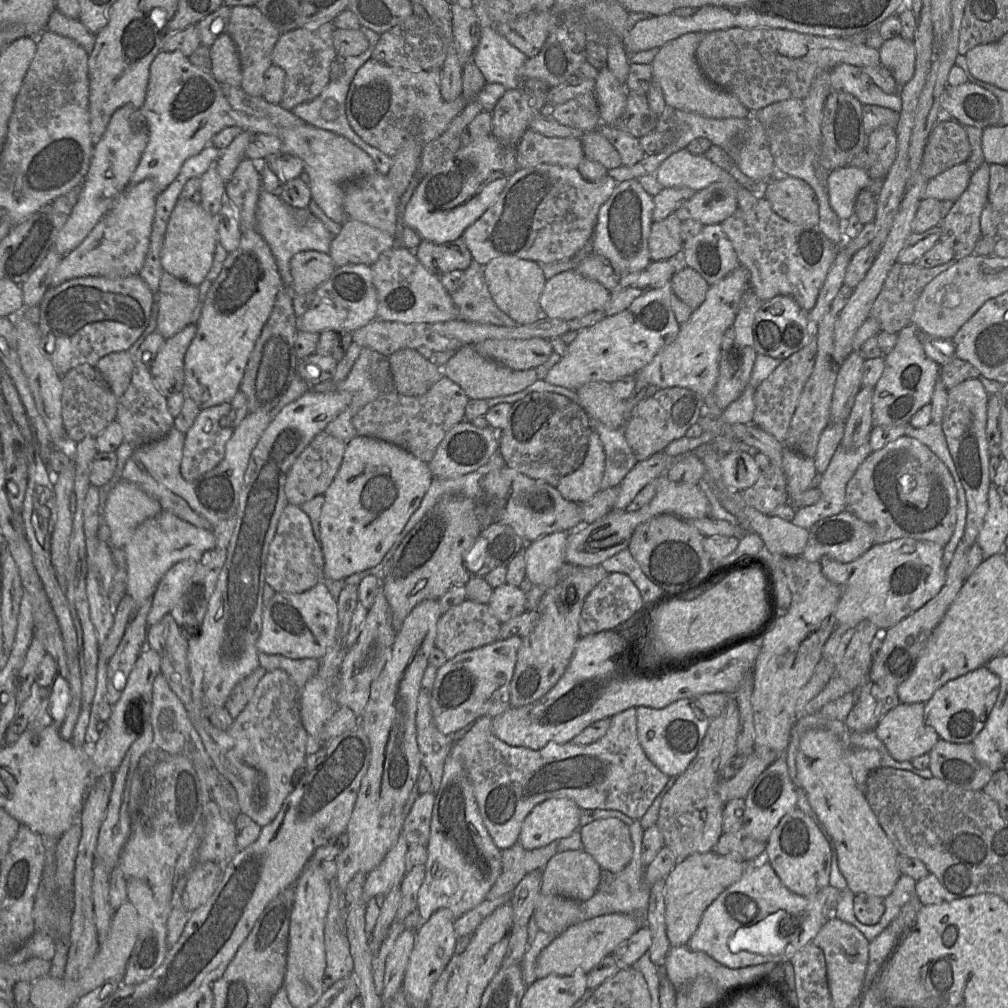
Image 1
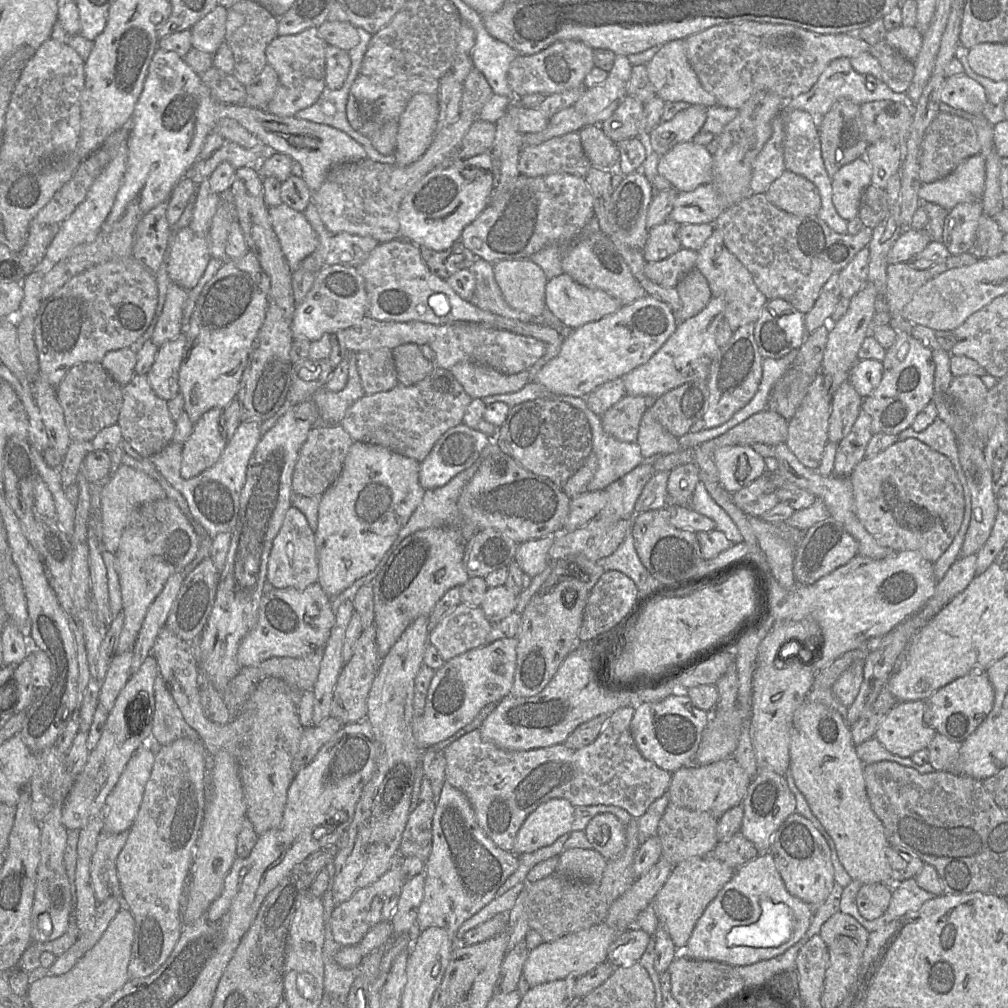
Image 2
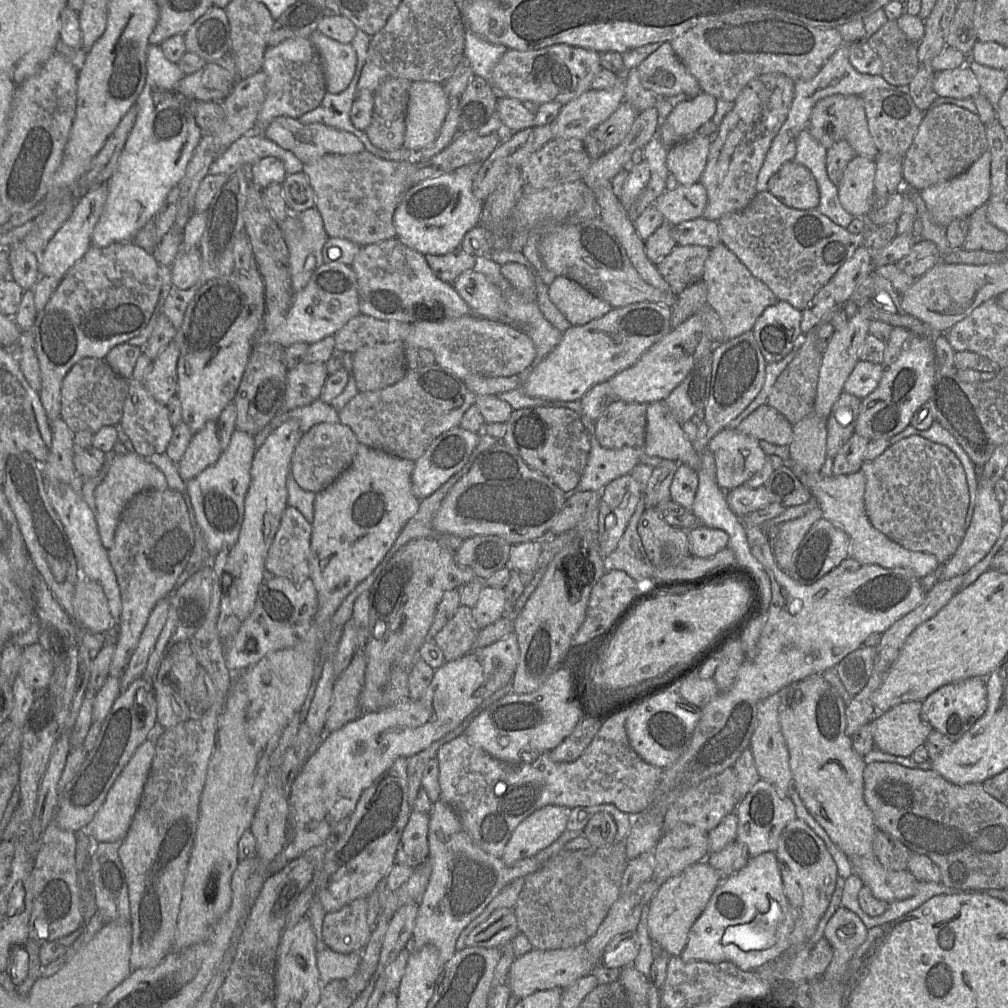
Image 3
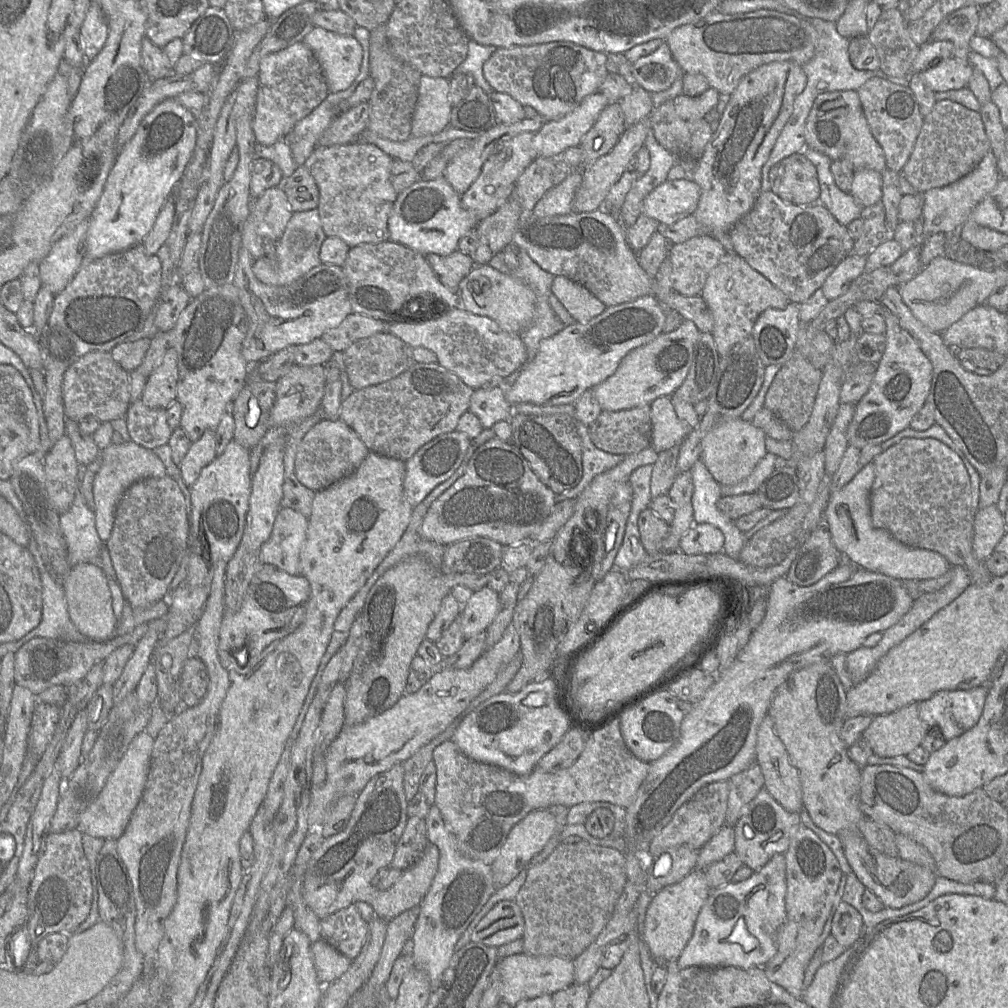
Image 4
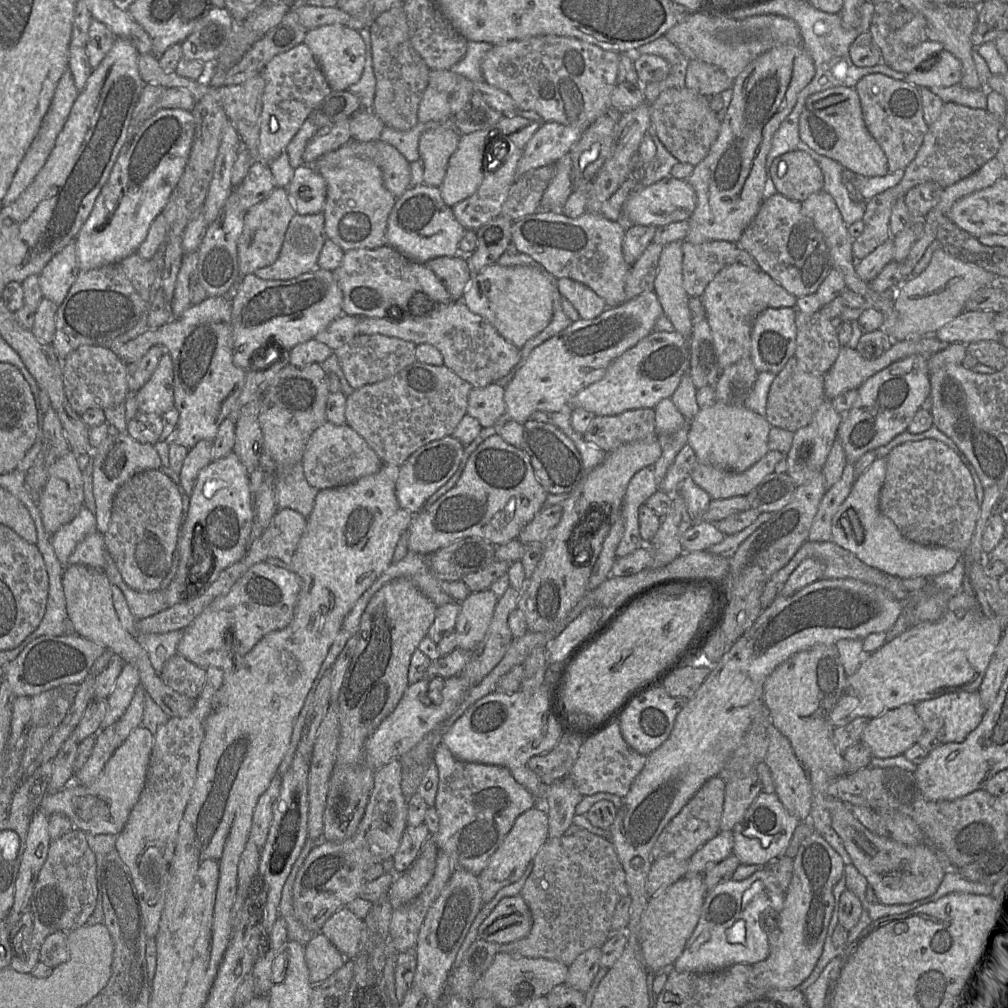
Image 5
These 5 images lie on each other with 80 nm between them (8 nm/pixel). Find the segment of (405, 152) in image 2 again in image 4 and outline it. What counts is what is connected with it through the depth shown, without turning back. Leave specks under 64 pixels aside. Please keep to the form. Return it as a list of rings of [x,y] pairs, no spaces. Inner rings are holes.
[[[422,76],[412,117],[411,136],[435,135],[449,127],[449,78]]]

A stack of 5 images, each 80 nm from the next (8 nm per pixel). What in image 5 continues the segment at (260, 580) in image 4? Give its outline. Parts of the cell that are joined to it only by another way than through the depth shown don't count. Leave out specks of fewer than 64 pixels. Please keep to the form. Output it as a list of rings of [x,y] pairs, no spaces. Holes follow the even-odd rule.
[[[267,562],[252,565],[230,588],[230,590],[215,598],[204,611],[183,630],[177,652],[201,668],[215,666],[222,670],[230,670],[235,664],[235,655],[231,646],[246,644],[243,650],[237,650],[236,656],[247,654],[265,635],[283,629],[293,619],[294,609],[301,589],[300,579],[291,569]]]

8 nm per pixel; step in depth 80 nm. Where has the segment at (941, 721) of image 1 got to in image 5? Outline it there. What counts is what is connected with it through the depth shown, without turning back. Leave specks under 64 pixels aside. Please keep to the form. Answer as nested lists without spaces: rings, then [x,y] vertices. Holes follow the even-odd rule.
[[[978,690],[945,693],[914,705],[925,730],[932,733],[942,744],[965,740],[968,734],[979,725],[986,710]]]

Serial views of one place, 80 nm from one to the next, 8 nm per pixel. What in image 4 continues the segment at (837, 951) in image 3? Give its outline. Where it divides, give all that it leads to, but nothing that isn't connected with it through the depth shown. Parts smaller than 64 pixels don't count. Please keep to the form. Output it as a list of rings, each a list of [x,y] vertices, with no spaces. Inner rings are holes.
[[[841,901],[832,920],[831,936],[845,949],[852,947],[862,936],[864,921],[850,904]]]

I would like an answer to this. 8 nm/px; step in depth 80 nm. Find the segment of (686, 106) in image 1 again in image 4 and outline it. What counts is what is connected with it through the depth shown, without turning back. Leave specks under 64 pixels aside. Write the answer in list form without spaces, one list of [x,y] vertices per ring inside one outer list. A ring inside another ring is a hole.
[[[666,42],[632,65],[631,81],[649,93],[668,89],[685,72],[673,58]]]

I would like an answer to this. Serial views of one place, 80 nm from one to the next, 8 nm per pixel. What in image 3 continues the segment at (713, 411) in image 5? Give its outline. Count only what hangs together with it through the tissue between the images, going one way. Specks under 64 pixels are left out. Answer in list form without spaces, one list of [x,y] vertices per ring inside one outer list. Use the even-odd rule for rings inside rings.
[[[724,428],[710,439],[707,449],[715,460],[716,482],[724,491],[743,485],[763,467],[766,454],[761,449],[759,441],[740,433],[736,428]]]

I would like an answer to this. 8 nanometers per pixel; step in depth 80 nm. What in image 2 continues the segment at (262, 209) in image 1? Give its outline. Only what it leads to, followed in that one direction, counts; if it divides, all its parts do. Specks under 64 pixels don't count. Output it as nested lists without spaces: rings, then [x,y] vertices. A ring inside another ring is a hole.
[[[283,202],[278,206],[269,207],[268,212],[292,272],[317,248],[317,235],[303,212],[294,210]]]

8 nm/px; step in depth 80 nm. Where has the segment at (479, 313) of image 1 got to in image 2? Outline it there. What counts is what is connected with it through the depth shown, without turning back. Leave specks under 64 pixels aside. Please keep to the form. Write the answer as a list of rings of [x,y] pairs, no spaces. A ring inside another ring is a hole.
[[[480,258],[469,269],[476,280],[475,291],[470,301],[473,305],[499,316],[521,322],[541,321],[541,318],[534,318],[530,314],[515,310],[506,303],[494,277],[493,263]]]

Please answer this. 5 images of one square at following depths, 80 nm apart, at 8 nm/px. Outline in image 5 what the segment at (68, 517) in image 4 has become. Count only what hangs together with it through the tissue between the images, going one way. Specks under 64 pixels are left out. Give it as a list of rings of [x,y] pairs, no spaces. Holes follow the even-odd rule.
[[[85,506],[68,524],[52,535],[55,554],[63,566],[68,566],[68,558],[86,536],[97,531],[96,517]]]

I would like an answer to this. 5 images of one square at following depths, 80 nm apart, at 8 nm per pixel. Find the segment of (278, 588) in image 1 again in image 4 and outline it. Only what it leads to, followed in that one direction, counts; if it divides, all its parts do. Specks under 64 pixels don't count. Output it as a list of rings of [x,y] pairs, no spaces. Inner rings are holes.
[[[281,508],[272,533],[260,550],[262,563],[273,565],[289,575],[300,575],[300,553],[307,537],[308,518],[291,508]]]

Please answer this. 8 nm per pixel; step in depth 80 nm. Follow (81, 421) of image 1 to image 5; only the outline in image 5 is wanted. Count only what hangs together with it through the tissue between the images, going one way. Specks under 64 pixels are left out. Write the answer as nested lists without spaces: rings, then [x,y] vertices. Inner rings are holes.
[[[81,346],[63,361],[63,382],[66,397],[76,413],[83,415],[90,408],[105,410],[126,401],[127,364],[109,347]]]

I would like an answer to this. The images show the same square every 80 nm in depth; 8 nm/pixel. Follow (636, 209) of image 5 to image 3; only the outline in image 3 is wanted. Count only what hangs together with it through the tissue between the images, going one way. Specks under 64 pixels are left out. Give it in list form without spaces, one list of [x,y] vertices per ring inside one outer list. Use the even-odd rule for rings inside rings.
[[[696,182],[680,185],[673,190],[665,190],[653,203],[670,225],[703,216],[708,197],[705,187]]]

